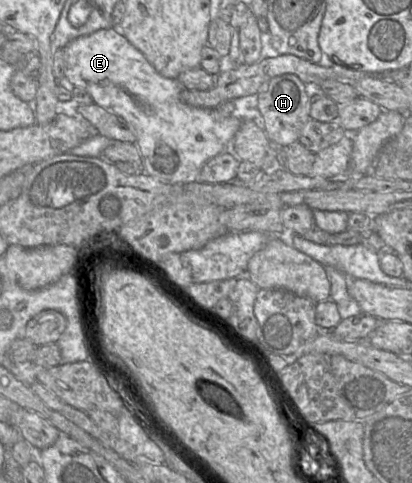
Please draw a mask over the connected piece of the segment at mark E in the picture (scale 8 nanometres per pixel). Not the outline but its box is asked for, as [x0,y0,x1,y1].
[64,28,242,184]

